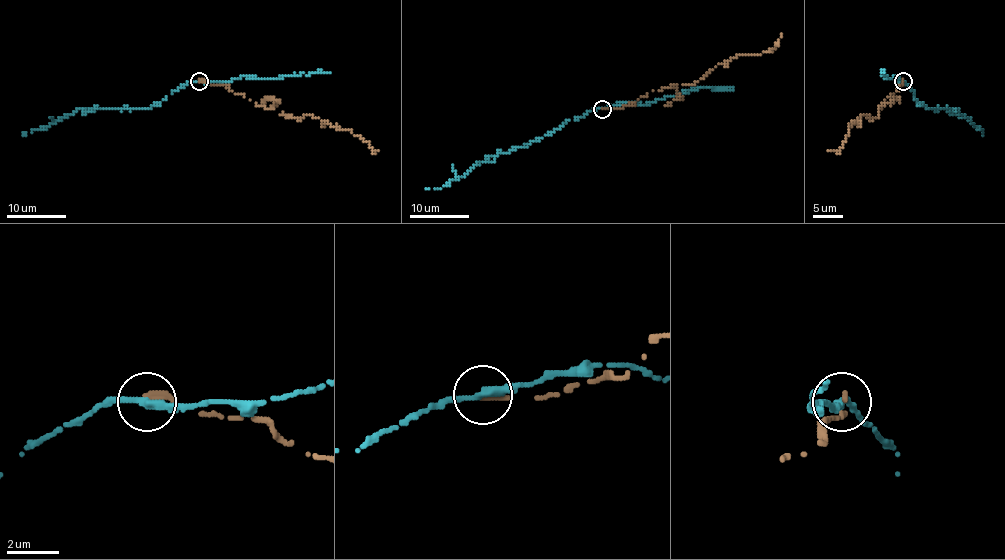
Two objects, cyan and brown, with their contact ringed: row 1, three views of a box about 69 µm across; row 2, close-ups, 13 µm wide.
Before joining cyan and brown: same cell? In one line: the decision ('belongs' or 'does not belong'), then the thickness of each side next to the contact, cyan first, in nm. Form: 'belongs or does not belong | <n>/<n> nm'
does not belong | 280/240 nm

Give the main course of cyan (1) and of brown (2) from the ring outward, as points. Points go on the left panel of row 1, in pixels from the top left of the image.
1: (200, 81), (182, 85), (158, 105), (128, 109), (95, 108), (91, 112), (77, 109), (44, 129), (22, 135)
2: (200, 81), (225, 85), (279, 114), (298, 120), (312, 115), (347, 129), (373, 153), (377, 150)

